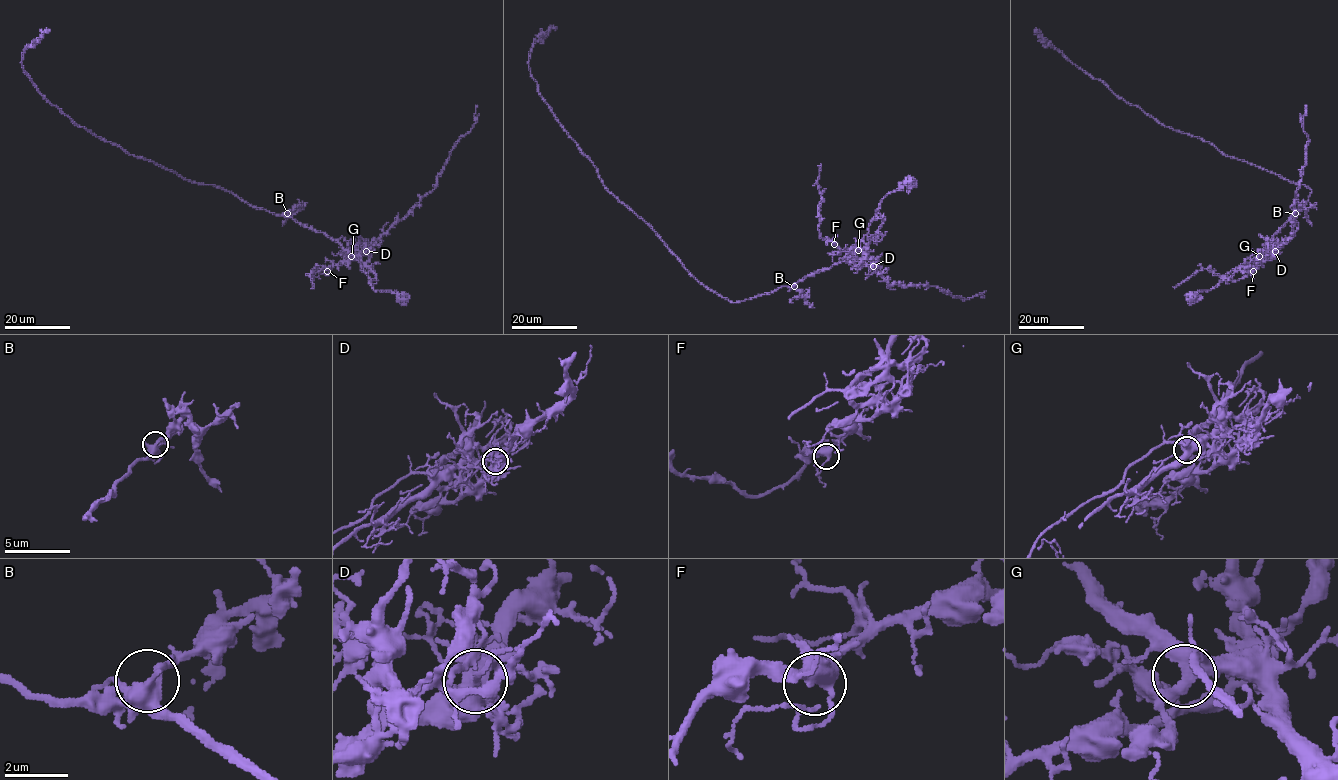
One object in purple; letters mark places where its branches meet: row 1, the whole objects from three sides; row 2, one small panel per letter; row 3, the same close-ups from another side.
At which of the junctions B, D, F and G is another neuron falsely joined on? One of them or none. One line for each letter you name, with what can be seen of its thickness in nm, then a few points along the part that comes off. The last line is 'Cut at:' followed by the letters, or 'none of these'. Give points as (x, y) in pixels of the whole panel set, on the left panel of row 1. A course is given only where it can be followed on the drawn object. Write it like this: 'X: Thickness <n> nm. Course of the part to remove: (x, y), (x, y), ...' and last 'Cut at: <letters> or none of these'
D: Thickness 440 nm. Course of the part to remove: (366, 251), (435, 187), (437, 175), (450, 152), (475, 122), (477, 105)
Cut at: D

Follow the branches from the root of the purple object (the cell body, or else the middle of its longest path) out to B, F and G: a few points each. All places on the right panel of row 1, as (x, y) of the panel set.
B: (1193, 299), (1193, 293), (1215, 287), (1246, 259), (1262, 252), (1295, 213)
F: (1193, 299), (1193, 293), (1215, 287), (1224, 276), (1257, 254), (1261, 259), (1253, 271)
G: (1193, 299), (1193, 293), (1215, 287), (1253, 254), (1259, 256)

